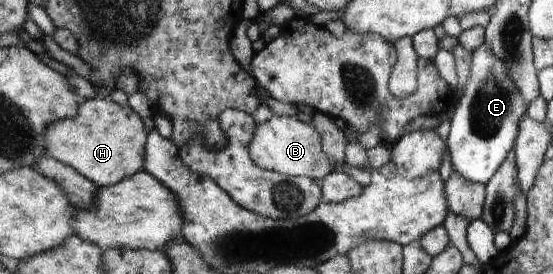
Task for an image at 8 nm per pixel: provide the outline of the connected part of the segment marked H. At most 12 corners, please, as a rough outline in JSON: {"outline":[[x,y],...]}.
{"outline":[[90,97],[46,127],[45,154],[99,187],[144,169],[146,127]]}

